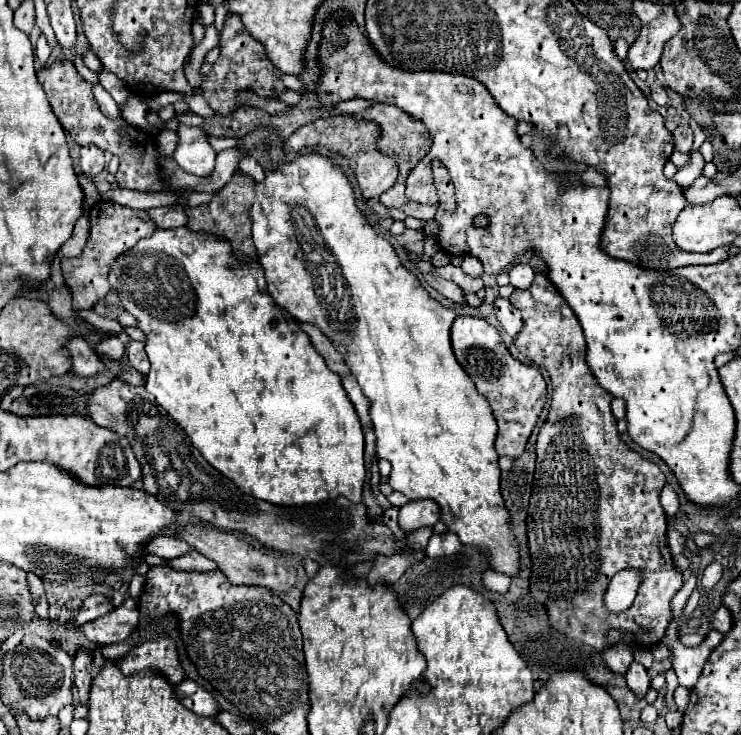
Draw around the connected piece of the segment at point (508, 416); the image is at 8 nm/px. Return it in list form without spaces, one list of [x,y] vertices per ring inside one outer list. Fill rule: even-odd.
[[[456,316],[450,328],[452,350],[458,364],[466,370],[466,374],[476,384],[478,392],[486,396],[494,418],[498,422],[498,438],[496,452],[500,456],[518,458],[526,442],[538,424],[542,408],[546,404],[546,382],[536,366],[528,366],[518,362],[506,348],[500,332],[482,318],[476,316]]]

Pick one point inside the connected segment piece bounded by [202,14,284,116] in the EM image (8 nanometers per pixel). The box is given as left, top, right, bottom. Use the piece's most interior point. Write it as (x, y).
(242, 63)

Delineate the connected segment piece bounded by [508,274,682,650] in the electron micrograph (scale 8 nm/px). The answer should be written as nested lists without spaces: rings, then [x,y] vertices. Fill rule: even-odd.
[[[536,274],[532,286],[528,290],[514,290],[512,296],[508,298],[512,306],[516,306],[520,312],[522,312],[522,320],[524,320],[524,328],[522,332],[518,334],[516,338],[516,348],[528,356],[534,364],[540,364],[548,370],[550,374],[550,380],[552,380],[552,404],[550,404],[550,412],[548,412],[548,420],[544,422],[544,426],[540,428],[540,434],[538,434],[538,442],[536,442],[536,474],[534,474],[534,488],[532,488],[532,498],[530,498],[530,508],[528,508],[528,546],[530,546],[530,554],[532,554],[532,578],[530,578],[530,596],[536,600],[536,602],[542,602],[548,610],[548,616],[550,616],[550,624],[556,626],[556,630],[560,630],[562,634],[570,636],[570,638],[576,638],[580,642],[586,642],[588,646],[594,646],[596,650],[604,650],[608,648],[606,644],[606,632],[610,628],[618,628],[618,630],[626,630],[634,636],[634,646],[640,646],[640,648],[648,648],[652,650],[662,638],[664,638],[664,632],[668,628],[668,622],[670,622],[670,600],[672,596],[682,588],[682,572],[678,572],[674,568],[674,560],[672,560],[672,554],[670,550],[666,548],[666,514],[660,506],[660,490],[664,488],[666,484],[666,478],[662,474],[662,470],[652,464],[650,460],[642,458],[640,454],[632,452],[630,446],[626,446],[626,442],[620,438],[618,430],[616,430],[616,418],[610,410],[610,400],[612,396],[606,394],[604,388],[600,388],[600,384],[596,382],[596,378],[590,374],[590,368],[586,364],[586,342],[584,342],[584,334],[582,334],[582,328],[580,328],[580,322],[576,320],[574,312],[570,310],[570,306],[564,302],[564,298],[558,294],[558,290],[552,286],[552,282],[548,280],[546,274]],[[624,568],[642,568],[644,570],[644,580],[638,588],[638,596],[634,600],[634,604],[630,606],[628,612],[622,612],[622,614],[612,614],[606,610],[604,606],[604,592],[608,590],[608,582],[612,580],[612,576],[618,572],[618,570],[624,570]]]

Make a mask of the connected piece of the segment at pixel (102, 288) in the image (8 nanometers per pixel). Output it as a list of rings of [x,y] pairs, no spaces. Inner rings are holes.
[[[98,202],[92,206],[90,210],[90,236],[86,242],[84,252],[78,258],[66,258],[62,260],[62,274],[64,274],[64,282],[68,286],[68,290],[72,292],[72,306],[74,310],[90,310],[98,300],[102,300],[110,290],[110,282],[108,282],[108,270],[112,266],[112,262],[116,262],[116,258],[120,258],[120,254],[124,254],[126,250],[130,250],[132,246],[136,246],[138,240],[152,236],[154,232],[154,224],[150,220],[140,220],[136,216],[134,210],[120,206],[120,204],[104,204]]]

